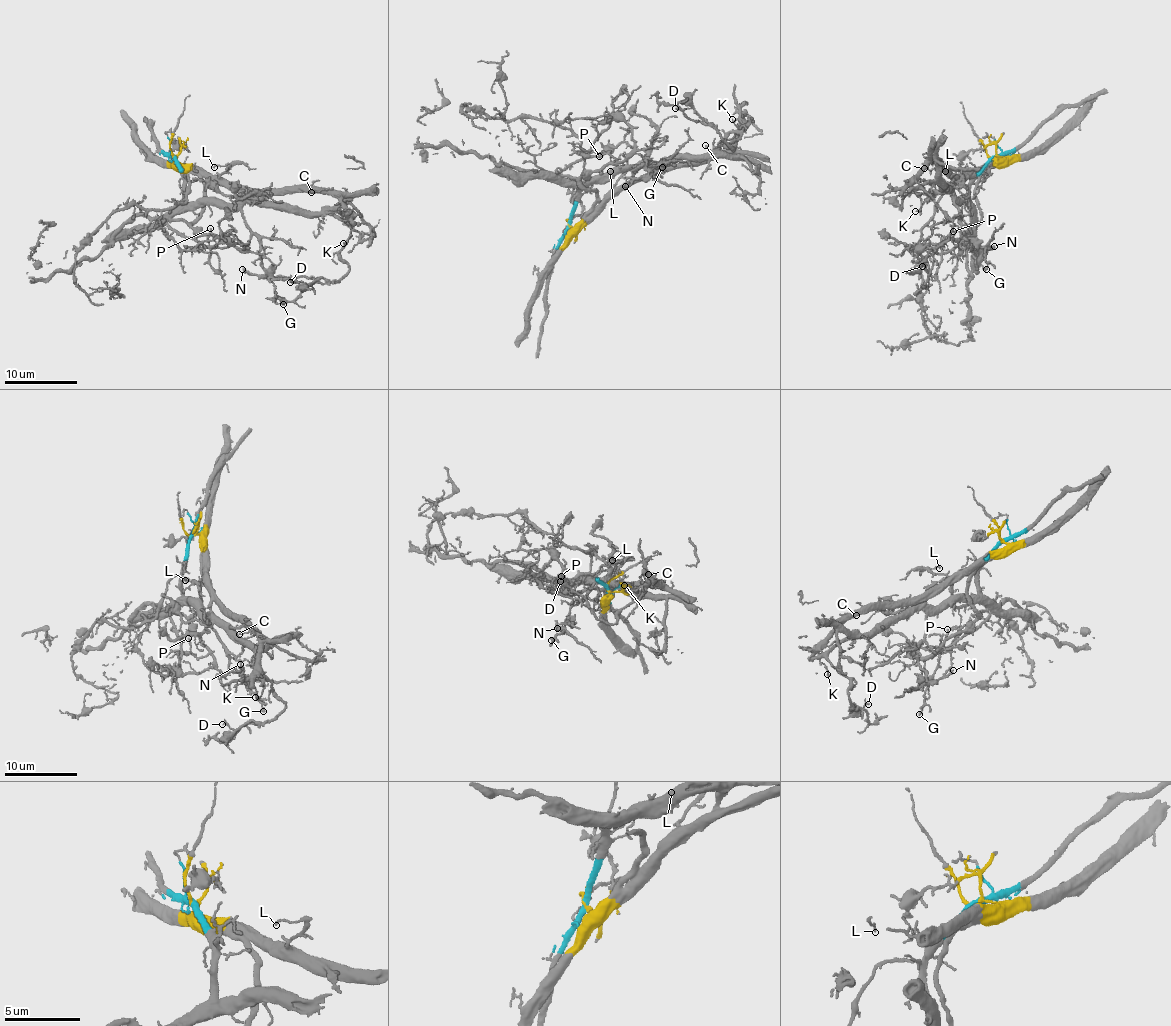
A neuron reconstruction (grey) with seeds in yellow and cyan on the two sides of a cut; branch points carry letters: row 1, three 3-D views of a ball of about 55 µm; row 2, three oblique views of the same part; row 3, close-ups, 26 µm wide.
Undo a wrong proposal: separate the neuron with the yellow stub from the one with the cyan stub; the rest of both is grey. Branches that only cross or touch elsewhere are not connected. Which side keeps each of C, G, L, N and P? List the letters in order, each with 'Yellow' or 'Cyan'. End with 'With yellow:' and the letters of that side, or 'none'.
C: Yellow
G: Cyan
L: Yellow
N: Cyan
P: Yellow
With yellow: C, L, P

